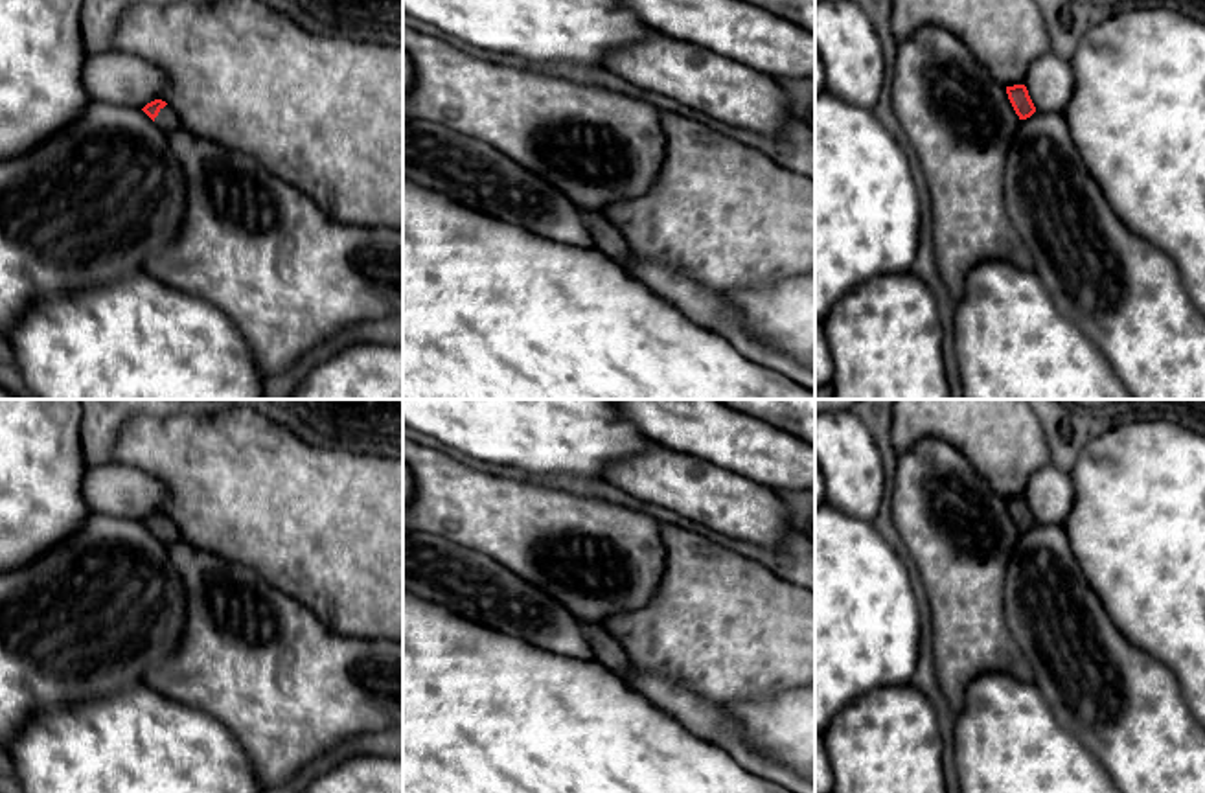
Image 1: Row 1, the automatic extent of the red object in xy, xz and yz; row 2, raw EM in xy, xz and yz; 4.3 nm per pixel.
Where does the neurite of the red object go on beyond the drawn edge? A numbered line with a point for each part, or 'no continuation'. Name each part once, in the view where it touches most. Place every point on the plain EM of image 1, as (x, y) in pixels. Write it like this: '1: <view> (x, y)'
1: xy (168, 532)

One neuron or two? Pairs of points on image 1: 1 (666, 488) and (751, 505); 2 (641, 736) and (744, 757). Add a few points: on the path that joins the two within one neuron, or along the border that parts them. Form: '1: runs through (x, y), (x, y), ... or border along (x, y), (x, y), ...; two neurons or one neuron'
1: runs through (687, 488), (700, 490), (731, 505); one neuron
2: border along (690, 731), (722, 747), (753, 773); two neurons

